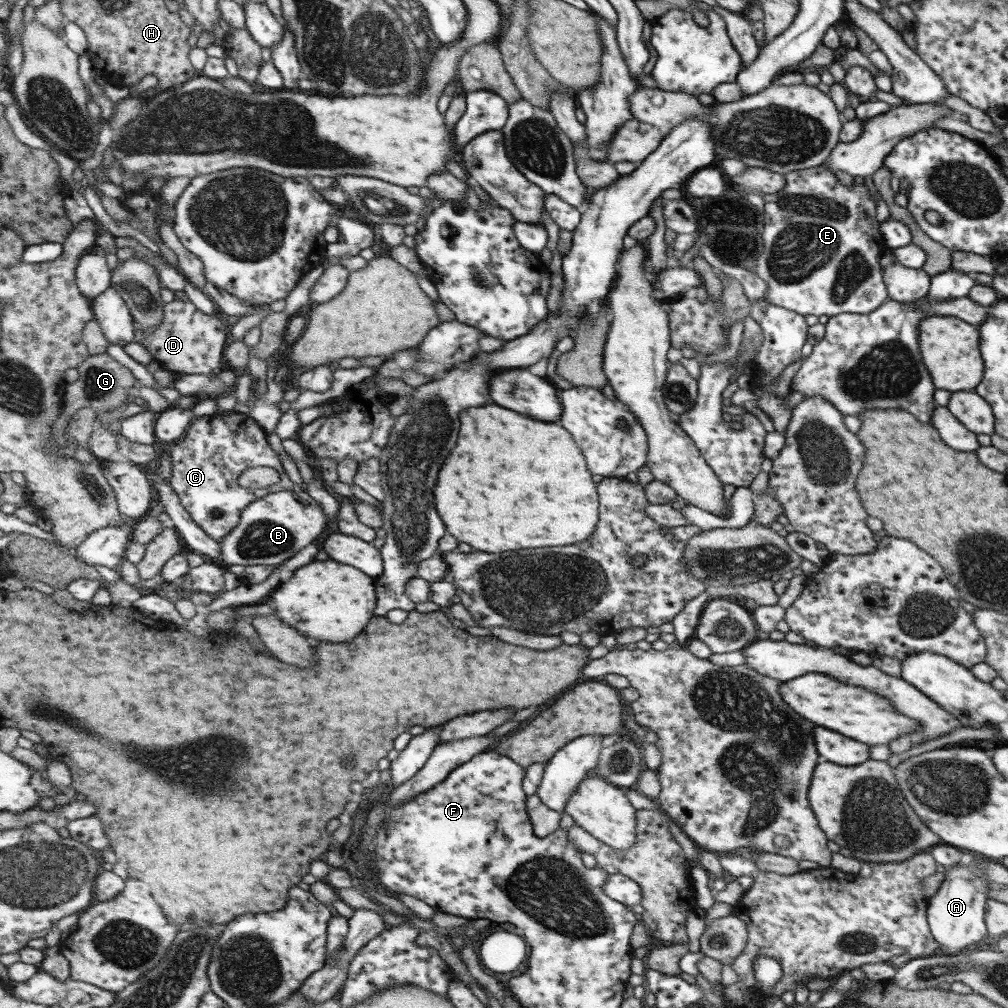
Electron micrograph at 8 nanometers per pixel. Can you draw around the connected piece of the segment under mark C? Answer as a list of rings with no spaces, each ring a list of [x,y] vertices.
[[[237,410],[195,419],[183,440],[173,447],[170,459],[170,485],[178,492],[182,506],[211,538],[218,541],[227,537],[240,524],[245,509],[273,490],[273,486],[269,490],[244,487],[240,483],[240,476],[250,468],[277,469],[281,474],[281,490],[297,489],[278,452],[270,445],[267,434],[259,429],[257,422],[248,413]]]

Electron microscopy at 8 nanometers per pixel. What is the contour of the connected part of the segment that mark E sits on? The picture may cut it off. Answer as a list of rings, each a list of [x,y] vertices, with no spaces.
[[[821,165],[785,173],[783,178],[784,187],[781,190],[771,194],[760,195],[764,200],[761,231],[762,251],[756,258],[756,266],[753,268],[753,271],[767,285],[763,300],[769,304],[800,314],[802,317],[805,315],[821,316],[821,314],[830,317],[841,313],[867,314],[875,310],[885,300],[887,292],[883,283],[882,268],[879,266],[880,254],[884,249],[884,244],[879,233],[879,224],[875,219],[876,204],[874,203],[870,189],[864,183],[853,183],[851,186],[843,186],[837,181],[832,172],[829,172]]]

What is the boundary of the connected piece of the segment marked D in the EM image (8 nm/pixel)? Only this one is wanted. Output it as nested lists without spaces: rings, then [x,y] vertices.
[[[175,299],[164,304],[164,319],[152,331],[139,327],[135,321],[136,342],[144,345],[152,355],[152,359],[169,372],[177,372],[181,376],[191,374],[211,374],[219,370],[227,344],[226,318],[203,314],[195,308],[193,302]]]

